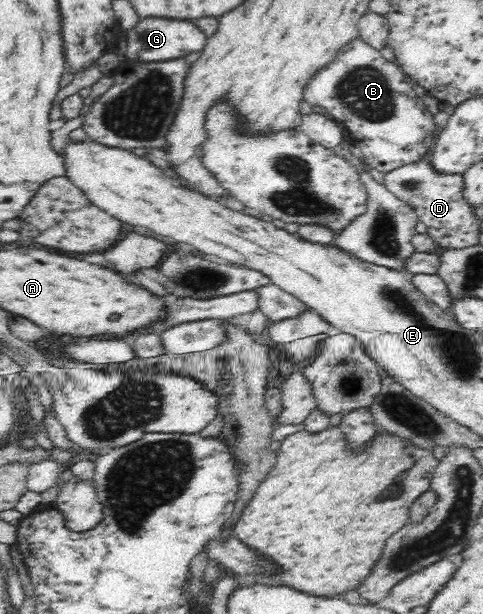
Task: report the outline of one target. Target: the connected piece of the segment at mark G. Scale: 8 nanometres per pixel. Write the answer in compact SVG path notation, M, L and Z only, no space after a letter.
M146 17L126 30L127 59L141 59L143 62L161 62L179 59L191 51L201 51L207 43L207 37L201 29L197 29L191 21L175 21L163 17Z

